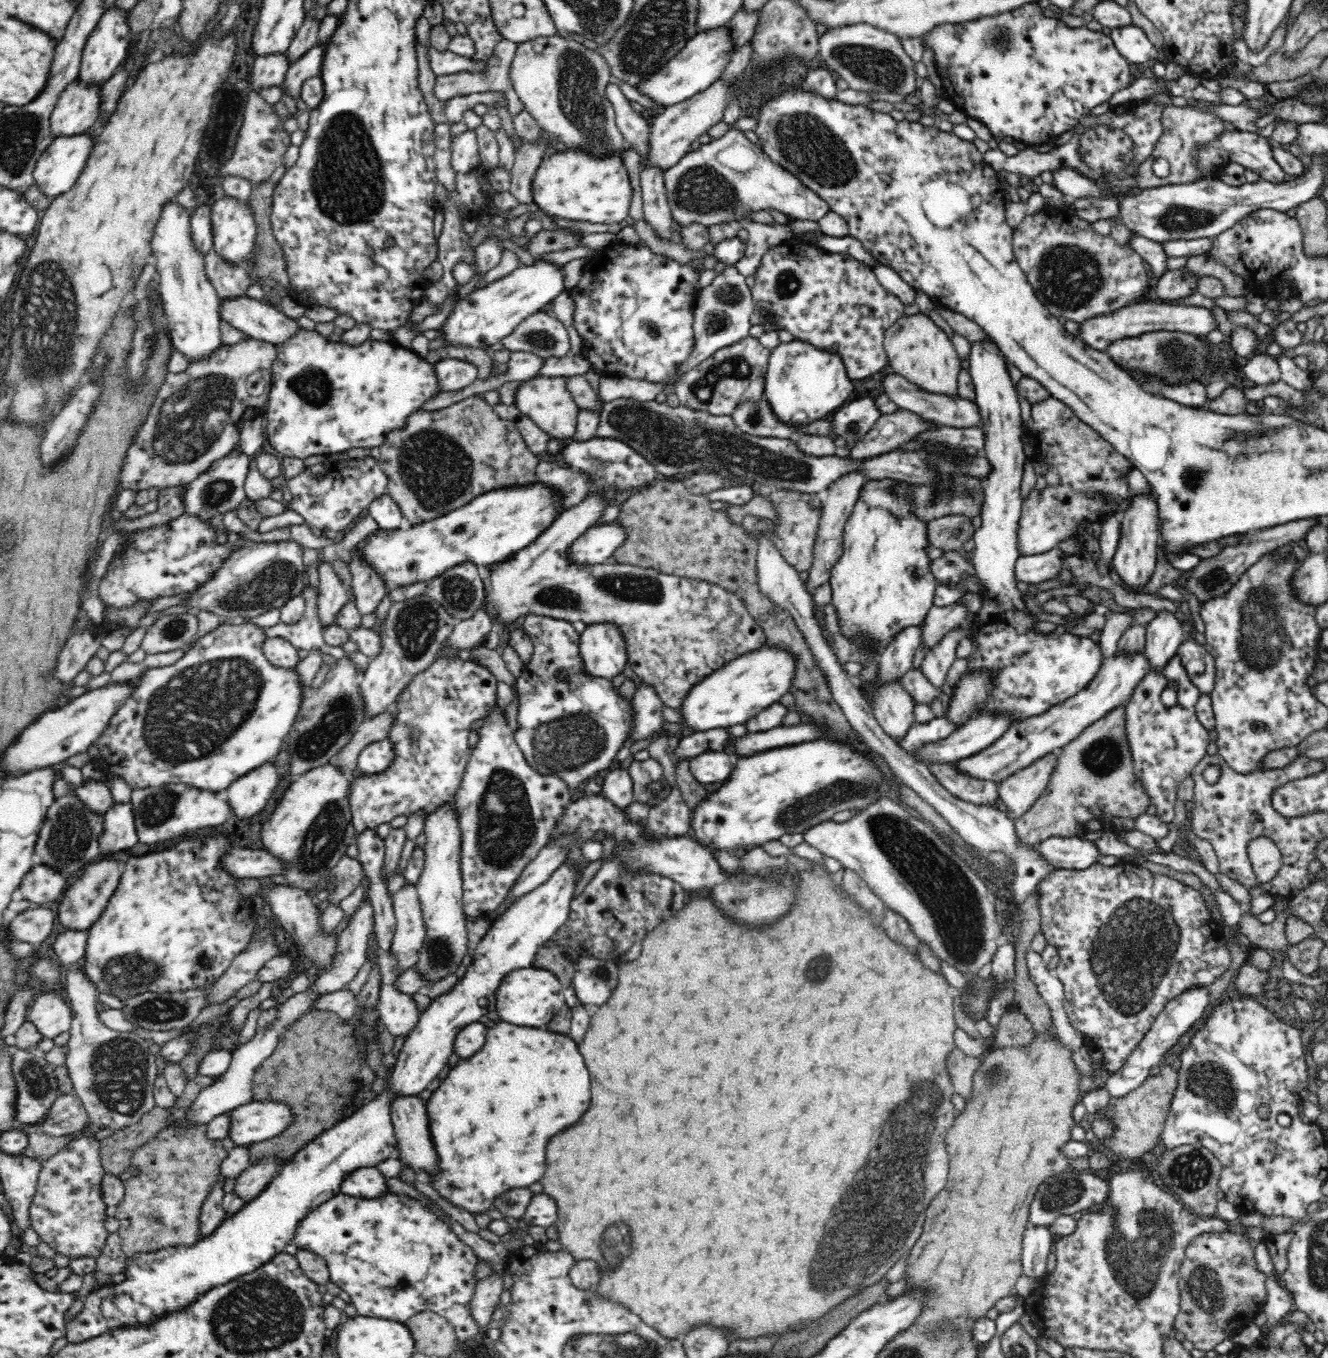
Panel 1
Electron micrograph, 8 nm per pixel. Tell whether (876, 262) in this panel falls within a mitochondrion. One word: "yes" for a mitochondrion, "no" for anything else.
no

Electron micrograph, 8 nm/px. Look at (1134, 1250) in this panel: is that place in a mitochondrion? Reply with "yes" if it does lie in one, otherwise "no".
yes

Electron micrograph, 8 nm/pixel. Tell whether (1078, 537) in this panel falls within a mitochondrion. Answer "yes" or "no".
no

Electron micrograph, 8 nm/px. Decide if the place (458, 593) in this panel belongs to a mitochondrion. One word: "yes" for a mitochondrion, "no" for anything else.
yes

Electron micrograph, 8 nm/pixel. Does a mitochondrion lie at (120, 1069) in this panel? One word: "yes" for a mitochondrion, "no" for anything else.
yes

